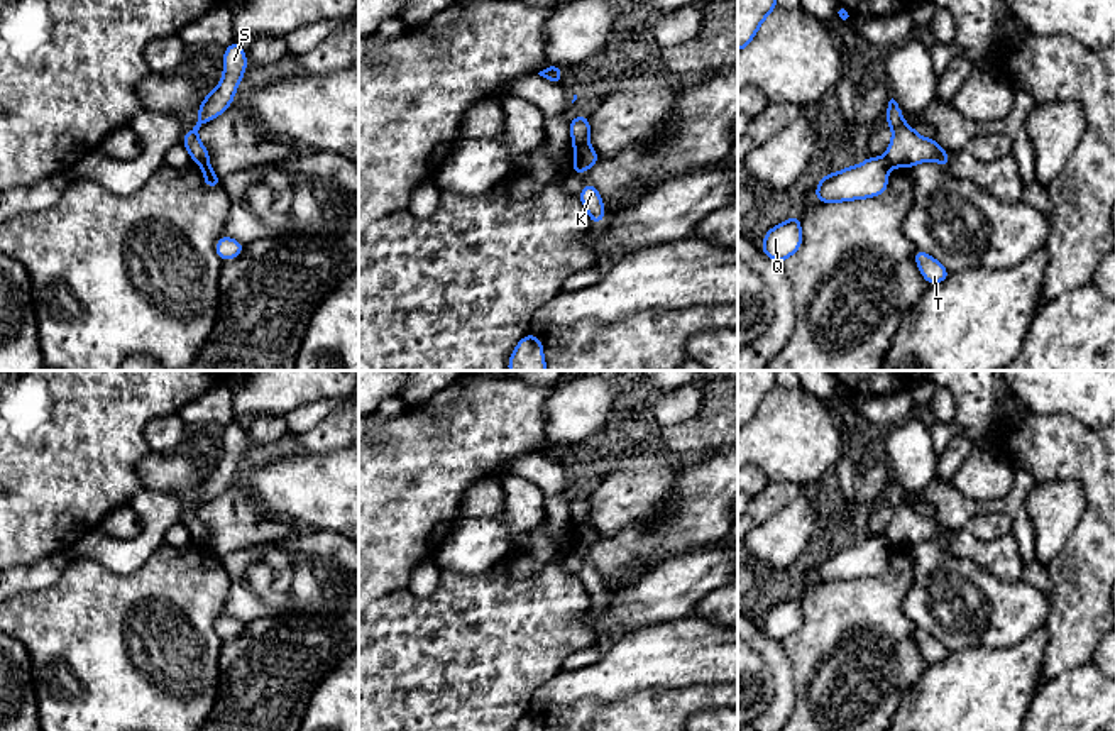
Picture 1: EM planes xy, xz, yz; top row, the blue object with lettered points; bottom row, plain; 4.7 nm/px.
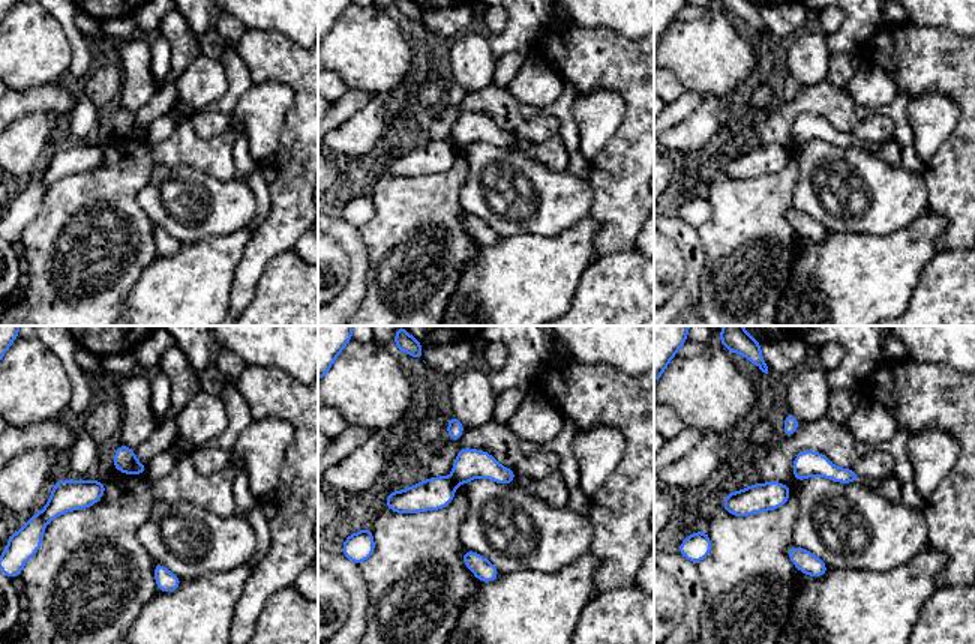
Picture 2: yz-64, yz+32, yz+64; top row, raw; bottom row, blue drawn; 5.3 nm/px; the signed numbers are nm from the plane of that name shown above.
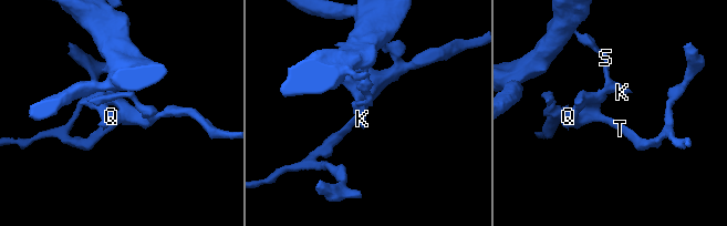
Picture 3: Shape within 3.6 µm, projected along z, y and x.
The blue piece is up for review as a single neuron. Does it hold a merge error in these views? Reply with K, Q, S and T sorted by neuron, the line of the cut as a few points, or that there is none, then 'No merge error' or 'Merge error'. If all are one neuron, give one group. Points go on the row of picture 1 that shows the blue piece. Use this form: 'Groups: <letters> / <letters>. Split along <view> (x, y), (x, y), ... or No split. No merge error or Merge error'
Groups: K S / Q T. Split along xz (574, 141), (586, 142). Merge error

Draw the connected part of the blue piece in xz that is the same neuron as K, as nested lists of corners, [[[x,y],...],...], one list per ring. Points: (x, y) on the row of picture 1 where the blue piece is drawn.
[[[592,183],[584,184],[579,195],[579,200],[582,201],[585,212],[589,213],[592,225],[597,225],[604,220],[606,208],[604,208],[599,191],[596,190]]]

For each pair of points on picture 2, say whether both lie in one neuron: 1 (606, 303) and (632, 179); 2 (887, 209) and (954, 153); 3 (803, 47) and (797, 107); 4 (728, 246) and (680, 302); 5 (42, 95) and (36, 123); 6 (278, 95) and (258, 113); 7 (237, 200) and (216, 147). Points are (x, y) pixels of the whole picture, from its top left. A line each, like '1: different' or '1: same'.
1: different
2: different
3: different
4: different
5: different
6: same
7: different

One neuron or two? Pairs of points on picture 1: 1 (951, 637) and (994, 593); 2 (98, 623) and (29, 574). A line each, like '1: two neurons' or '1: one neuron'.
1: one neuron
2: two neurons

